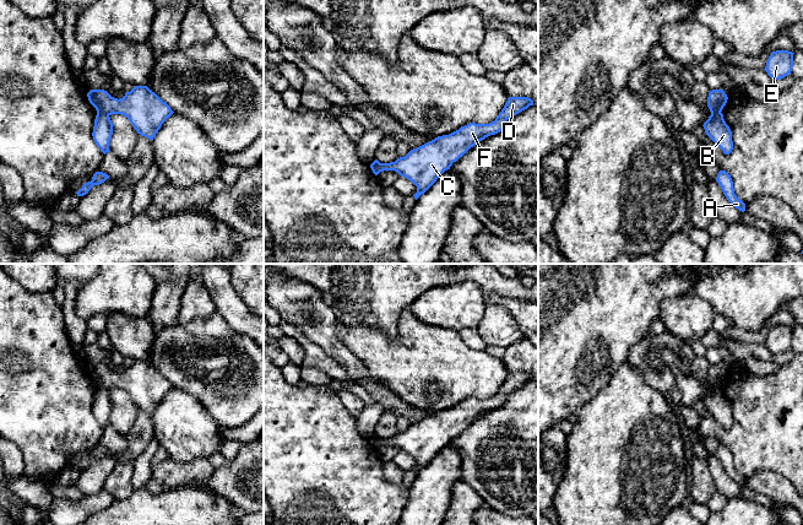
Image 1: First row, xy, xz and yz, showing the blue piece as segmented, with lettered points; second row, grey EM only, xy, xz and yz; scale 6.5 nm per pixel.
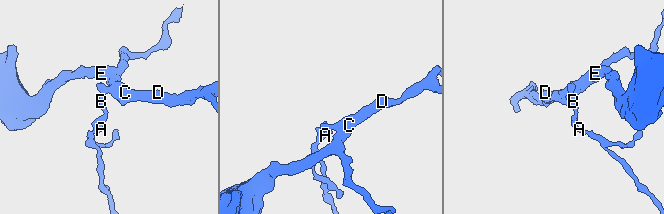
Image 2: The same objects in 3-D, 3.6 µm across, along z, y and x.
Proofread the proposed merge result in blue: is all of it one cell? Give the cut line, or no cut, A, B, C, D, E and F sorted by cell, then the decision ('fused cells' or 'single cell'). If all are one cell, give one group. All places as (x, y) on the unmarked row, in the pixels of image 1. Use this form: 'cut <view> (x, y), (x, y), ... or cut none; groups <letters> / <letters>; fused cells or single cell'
cut xy (97, 387), (103, 387), (108, 390); groups A B / C D E F; fused cells

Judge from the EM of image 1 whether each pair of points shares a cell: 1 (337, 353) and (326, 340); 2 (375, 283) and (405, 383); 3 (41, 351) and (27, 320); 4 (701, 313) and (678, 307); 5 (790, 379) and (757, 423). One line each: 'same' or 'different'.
1: same
2: different
3: same
4: same
5: same

